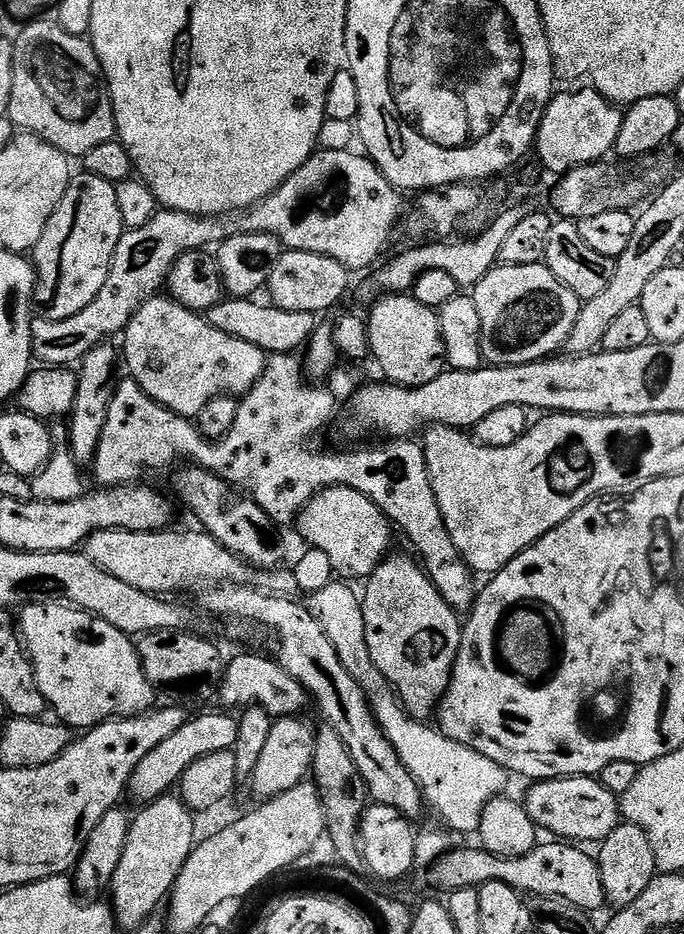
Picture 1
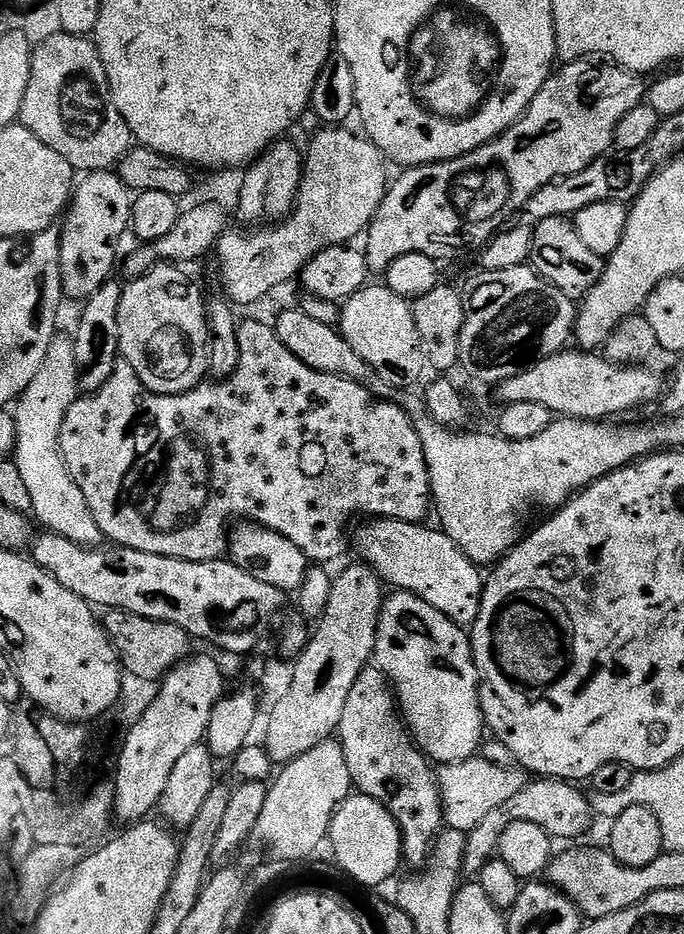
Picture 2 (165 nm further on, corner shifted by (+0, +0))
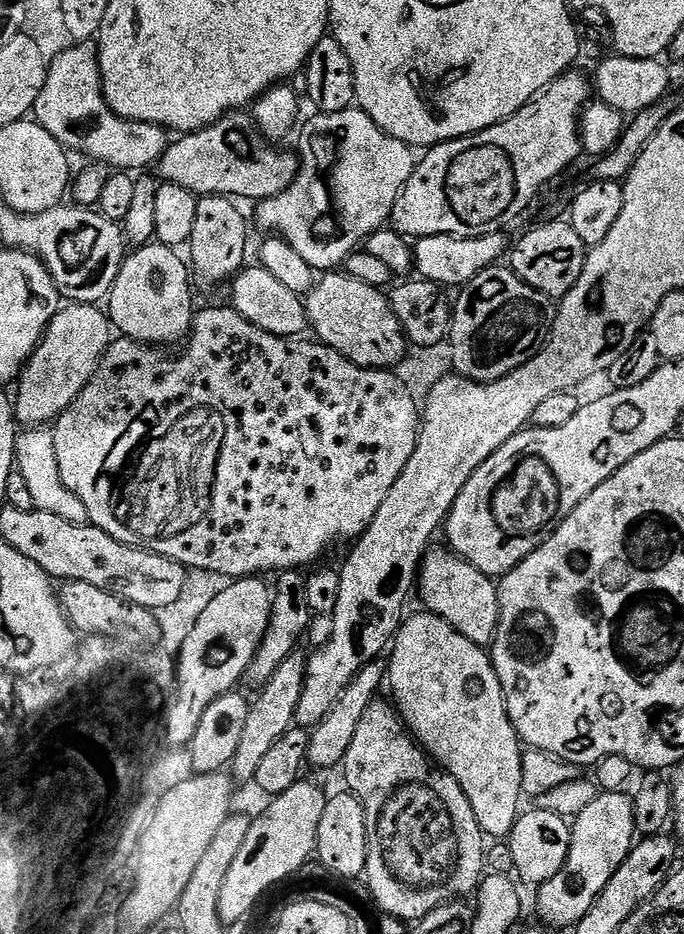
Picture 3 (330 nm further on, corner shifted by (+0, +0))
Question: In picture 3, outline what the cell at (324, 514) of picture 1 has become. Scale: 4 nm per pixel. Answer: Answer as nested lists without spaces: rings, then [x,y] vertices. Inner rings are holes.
[[[447,547],[435,548],[424,553],[418,569],[418,592],[420,588],[423,607],[442,617],[450,626],[454,626],[454,630],[458,630],[458,634],[470,638],[470,642],[481,646],[491,645],[500,613],[497,581],[489,573],[478,570],[471,560],[457,556]]]

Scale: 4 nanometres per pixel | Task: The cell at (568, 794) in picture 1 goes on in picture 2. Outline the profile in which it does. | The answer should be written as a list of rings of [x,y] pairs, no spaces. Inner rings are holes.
[[[536,778],[525,788],[518,790],[514,798],[509,798],[504,805],[496,807],[491,814],[486,814],[486,818],[482,818],[482,822],[478,822],[478,826],[467,833],[463,875],[468,878],[479,877],[480,871],[499,849],[506,826],[514,822],[534,822],[534,826],[542,826],[542,830],[546,830],[546,834],[557,841],[579,841],[576,840],[579,836],[584,836],[591,830],[594,813],[591,799],[587,795],[584,797],[576,788],[579,787],[575,783],[566,780]]]

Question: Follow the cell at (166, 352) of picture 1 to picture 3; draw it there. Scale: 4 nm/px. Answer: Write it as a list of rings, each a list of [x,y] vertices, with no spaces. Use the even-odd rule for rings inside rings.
[[[153,242],[125,255],[106,299],[106,315],[121,337],[137,340],[139,344],[165,346],[179,345],[191,333],[194,307],[192,288],[188,285],[190,268],[185,257],[180,257],[180,254],[165,244]]]

